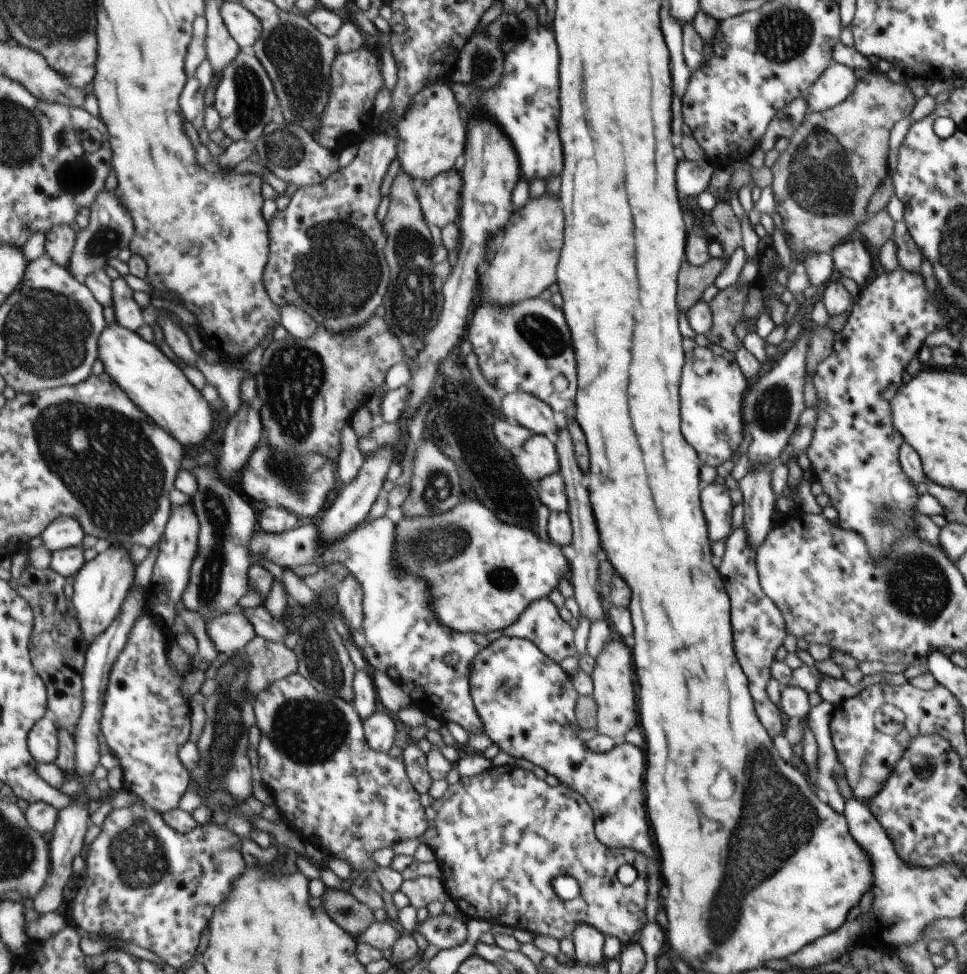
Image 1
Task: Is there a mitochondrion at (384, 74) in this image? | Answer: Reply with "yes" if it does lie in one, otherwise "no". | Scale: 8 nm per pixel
no

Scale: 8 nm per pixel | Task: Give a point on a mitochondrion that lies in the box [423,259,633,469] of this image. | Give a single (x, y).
(543, 335)

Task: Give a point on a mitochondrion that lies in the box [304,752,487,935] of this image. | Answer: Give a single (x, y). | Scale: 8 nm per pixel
(343, 909)

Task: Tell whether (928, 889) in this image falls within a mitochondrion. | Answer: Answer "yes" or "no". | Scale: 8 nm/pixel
no

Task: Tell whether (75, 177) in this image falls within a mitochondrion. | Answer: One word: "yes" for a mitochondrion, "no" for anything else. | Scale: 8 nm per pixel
yes

